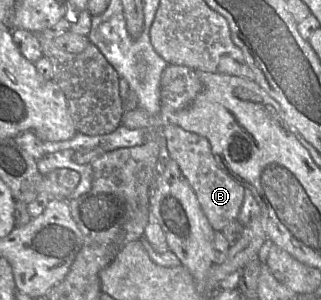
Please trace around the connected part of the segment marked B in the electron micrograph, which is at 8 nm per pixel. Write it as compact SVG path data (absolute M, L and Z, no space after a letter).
M168 124L162 128L168 157L174 160L196 194L200 207L214 231L221 231L238 218L245 187L222 170L213 156L209 141L198 134Z

